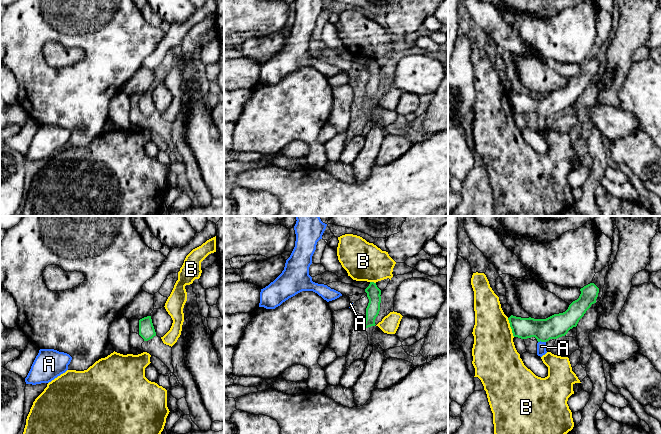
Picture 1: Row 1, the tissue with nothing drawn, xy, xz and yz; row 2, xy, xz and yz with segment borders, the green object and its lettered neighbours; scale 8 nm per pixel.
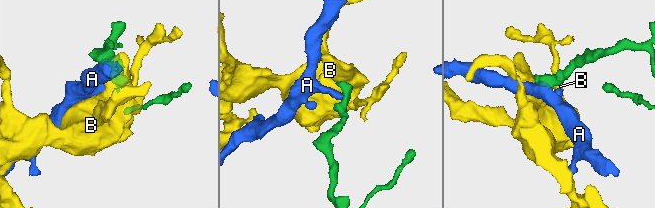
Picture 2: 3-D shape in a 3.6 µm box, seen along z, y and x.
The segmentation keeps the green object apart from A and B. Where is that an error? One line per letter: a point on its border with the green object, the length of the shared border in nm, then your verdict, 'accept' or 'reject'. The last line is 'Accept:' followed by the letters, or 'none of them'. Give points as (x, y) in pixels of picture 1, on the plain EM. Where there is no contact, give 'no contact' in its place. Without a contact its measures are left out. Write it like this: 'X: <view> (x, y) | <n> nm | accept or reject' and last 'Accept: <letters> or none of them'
A: yz (541, 117) | 60 nm | accept
B: yz (510, 102) | 160 nm | reject
Accept: A

